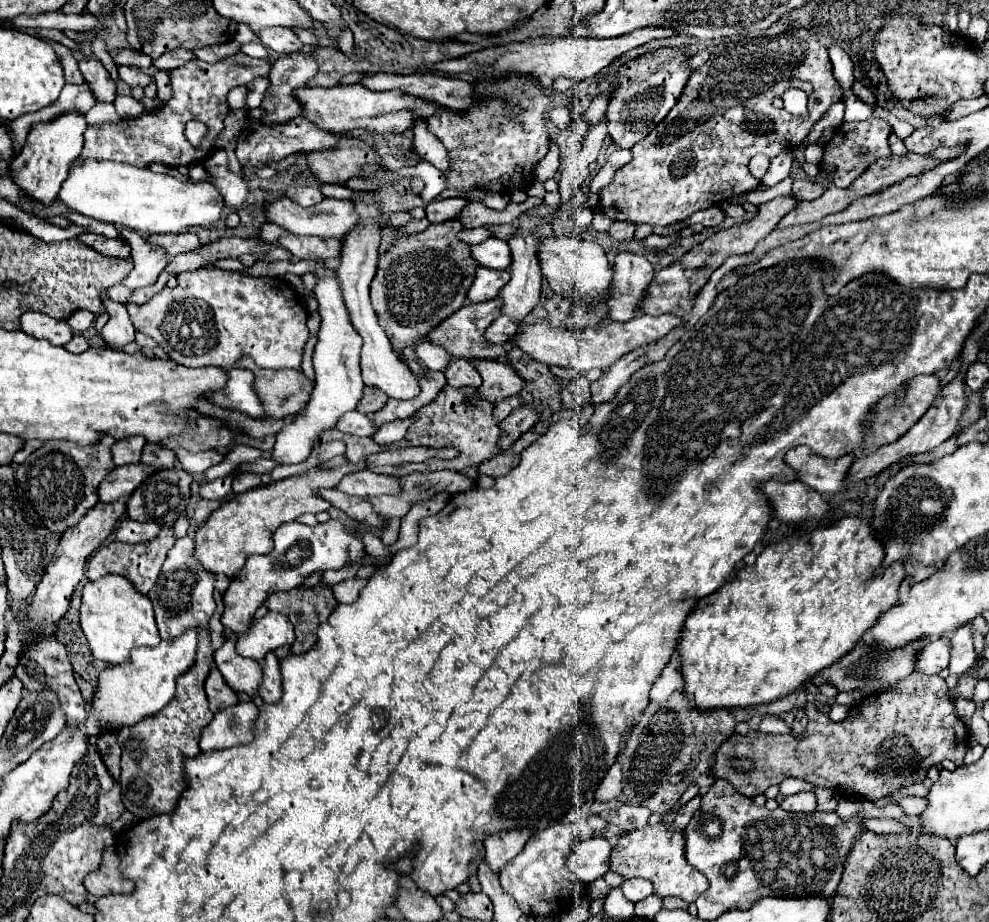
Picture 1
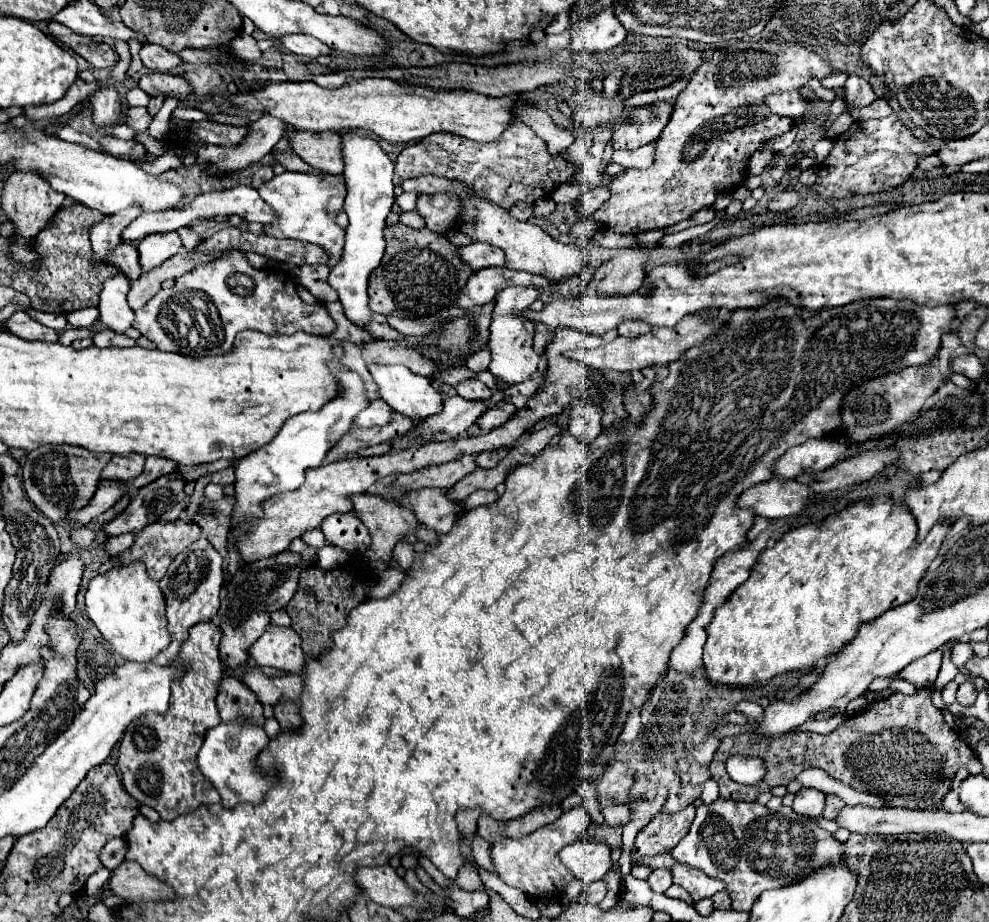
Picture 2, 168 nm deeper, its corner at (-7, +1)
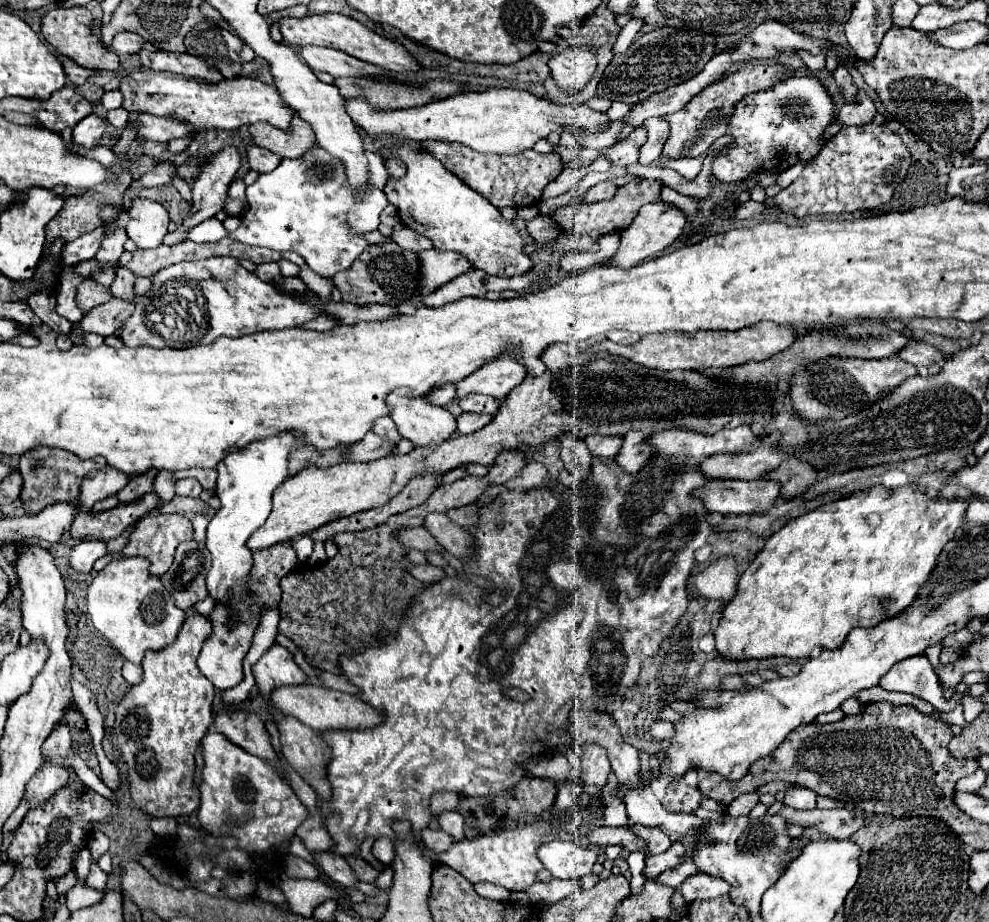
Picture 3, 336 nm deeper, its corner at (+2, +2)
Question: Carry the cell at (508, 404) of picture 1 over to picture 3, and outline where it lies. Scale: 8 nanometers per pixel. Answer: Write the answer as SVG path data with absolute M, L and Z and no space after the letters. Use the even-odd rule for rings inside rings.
M462 413L456 421L458 421L458 431L460 433L474 433L482 427L486 427L494 417L486 415L486 413Z

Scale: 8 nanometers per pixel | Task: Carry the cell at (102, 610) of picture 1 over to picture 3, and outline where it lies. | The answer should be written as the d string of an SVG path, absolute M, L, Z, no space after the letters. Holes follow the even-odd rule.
M144 557L116 559L98 571L86 589L86 605L92 625L132 663L142 663L146 651L158 651L172 645L186 619L186 613L174 605L174 599L160 579L150 575L148 559Z

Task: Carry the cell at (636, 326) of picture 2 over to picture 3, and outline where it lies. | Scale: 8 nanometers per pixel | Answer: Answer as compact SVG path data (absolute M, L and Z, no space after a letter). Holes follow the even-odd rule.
M610 331L610 333L606 333L606 337L616 343L624 343L624 345L632 345L640 339L640 335L632 333L632 331Z

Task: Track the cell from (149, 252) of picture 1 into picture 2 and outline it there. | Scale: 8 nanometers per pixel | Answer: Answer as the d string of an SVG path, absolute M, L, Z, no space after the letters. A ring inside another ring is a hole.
M155 232L155 234L145 236L137 246L143 272L153 270L167 258L181 252L181 248L183 248L183 244L181 244L181 238L177 232Z

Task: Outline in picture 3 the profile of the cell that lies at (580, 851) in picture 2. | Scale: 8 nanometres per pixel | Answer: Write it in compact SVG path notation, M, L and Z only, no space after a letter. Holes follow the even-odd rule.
M564 839L548 841L538 851L538 859L556 879L580 881L584 875L592 873L596 857L598 855L592 849L584 849L574 841Z

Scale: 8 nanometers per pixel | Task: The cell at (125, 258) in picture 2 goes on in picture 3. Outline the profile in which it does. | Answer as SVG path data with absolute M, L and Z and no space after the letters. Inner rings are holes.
M126 267L116 269L116 273L118 273L118 275L116 275L116 279L114 279L112 287L110 287L110 293L112 293L114 297L128 299L128 295L134 295L136 275L134 275L130 269L126 269Z

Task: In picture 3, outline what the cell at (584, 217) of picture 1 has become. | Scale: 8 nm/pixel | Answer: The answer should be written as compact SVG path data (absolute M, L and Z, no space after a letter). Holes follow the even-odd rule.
M604 181L604 183L596 183L594 187L588 189L588 193L582 197L582 203L598 203L604 199L610 199L616 191L616 185L612 181Z

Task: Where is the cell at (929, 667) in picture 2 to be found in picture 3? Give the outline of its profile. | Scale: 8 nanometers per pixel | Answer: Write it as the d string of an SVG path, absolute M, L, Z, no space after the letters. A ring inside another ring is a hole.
M926 655L904 659L904 663L896 663L896 667L892 667L892 671L888 671L880 679L880 687L886 691L912 693L934 705L934 709L938 711L952 711L960 701L960 697L944 699L938 675L930 667Z

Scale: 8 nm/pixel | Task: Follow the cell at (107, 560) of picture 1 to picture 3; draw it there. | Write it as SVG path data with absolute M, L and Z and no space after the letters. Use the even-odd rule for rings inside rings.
M164 513L146 515L136 523L134 533L130 535L130 541L120 551L122 555L116 555L116 557L132 557L132 555L146 557L150 561L150 573L160 577L172 565L178 543L188 541L188 539L192 539L192 523L184 515L164 515Z

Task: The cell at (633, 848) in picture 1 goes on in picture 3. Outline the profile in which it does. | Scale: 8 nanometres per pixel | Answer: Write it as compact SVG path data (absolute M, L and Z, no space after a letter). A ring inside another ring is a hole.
M698 873L698 875L686 877L680 885L680 891L684 899L692 903L694 899L712 899L712 897L720 897L728 893L728 883L724 883L724 879L720 877Z

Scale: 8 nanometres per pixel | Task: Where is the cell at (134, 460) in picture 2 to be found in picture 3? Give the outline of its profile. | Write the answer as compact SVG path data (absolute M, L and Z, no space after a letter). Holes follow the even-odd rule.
M106 465L106 469L92 471L84 477L84 481L80 485L78 501L84 509L90 509L96 501L102 501L110 495L116 495L128 481L130 481L128 475L122 475L114 467Z

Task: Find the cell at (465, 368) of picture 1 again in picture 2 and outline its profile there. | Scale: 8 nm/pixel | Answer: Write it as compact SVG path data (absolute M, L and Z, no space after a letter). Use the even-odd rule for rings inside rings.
M463 380L457 386L457 394L465 400L489 400L493 392L479 380Z

